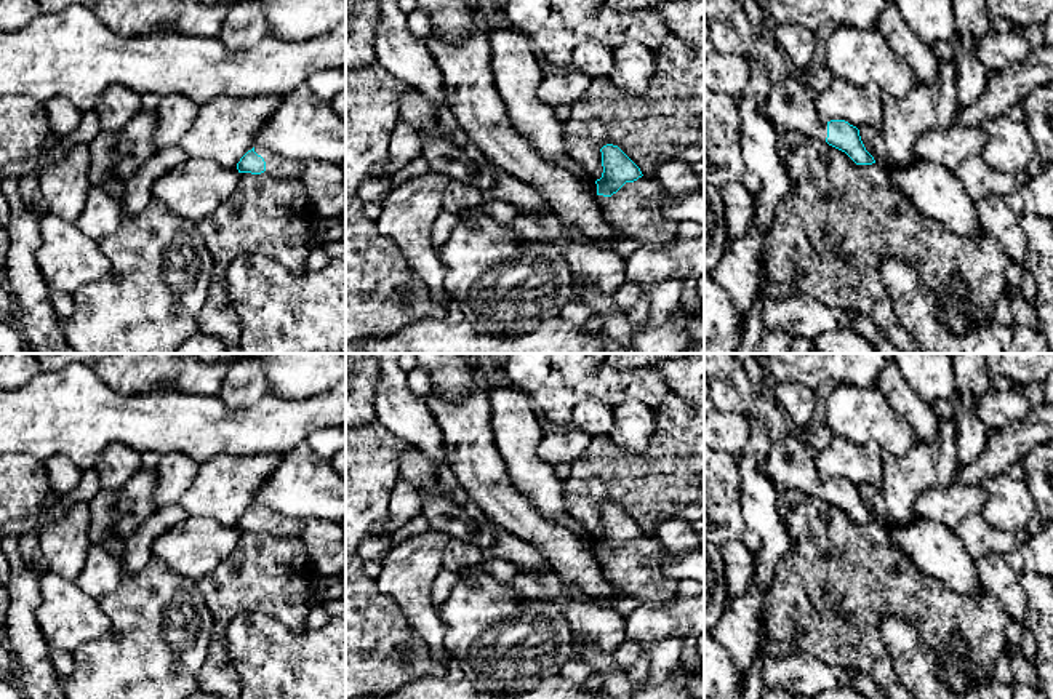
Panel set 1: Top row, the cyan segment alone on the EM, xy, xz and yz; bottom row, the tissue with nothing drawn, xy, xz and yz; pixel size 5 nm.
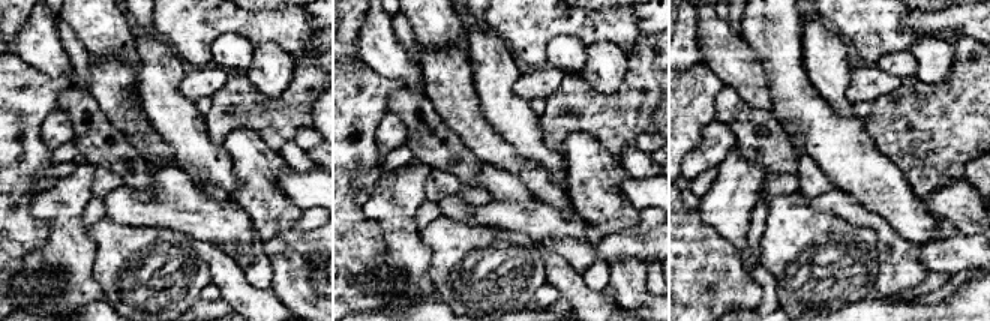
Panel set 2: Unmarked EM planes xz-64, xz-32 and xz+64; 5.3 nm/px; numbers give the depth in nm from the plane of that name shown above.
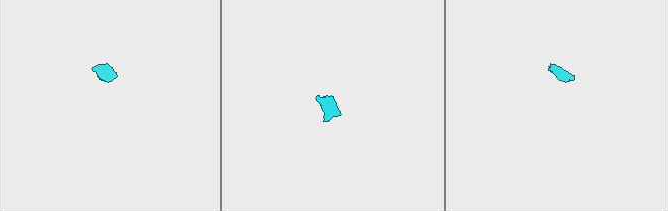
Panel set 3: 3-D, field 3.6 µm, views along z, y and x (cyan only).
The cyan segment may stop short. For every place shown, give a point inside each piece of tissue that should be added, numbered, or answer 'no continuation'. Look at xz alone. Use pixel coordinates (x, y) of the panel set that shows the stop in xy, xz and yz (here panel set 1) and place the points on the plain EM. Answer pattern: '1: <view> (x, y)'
1: xz (636, 570)

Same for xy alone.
1: xy (277, 523)

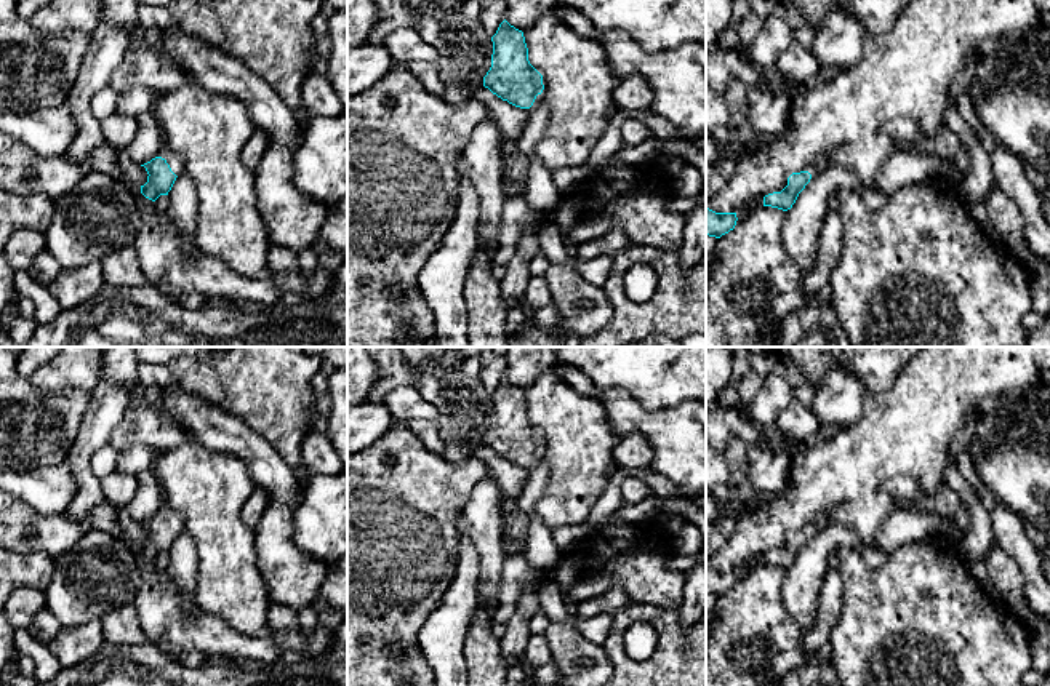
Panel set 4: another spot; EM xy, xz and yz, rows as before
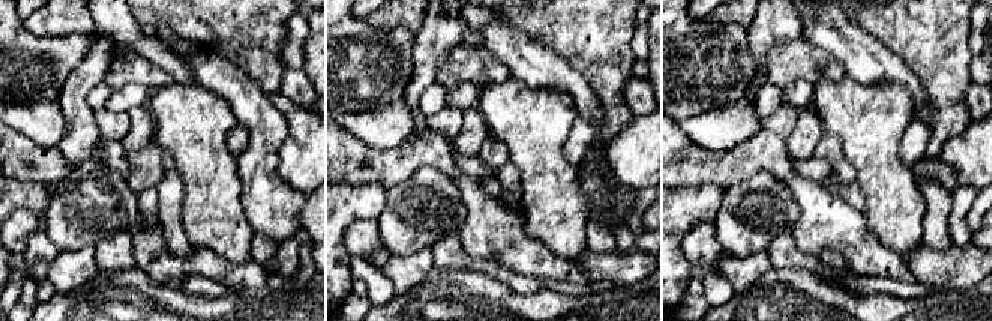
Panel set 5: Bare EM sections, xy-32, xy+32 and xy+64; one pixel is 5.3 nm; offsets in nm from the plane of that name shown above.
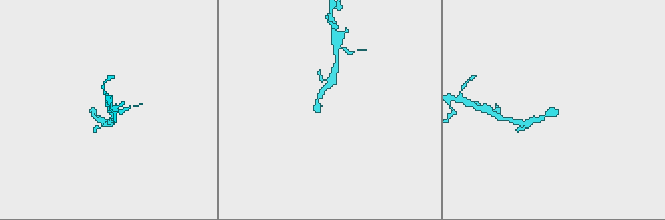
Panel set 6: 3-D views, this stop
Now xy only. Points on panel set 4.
1: xy (175, 518)

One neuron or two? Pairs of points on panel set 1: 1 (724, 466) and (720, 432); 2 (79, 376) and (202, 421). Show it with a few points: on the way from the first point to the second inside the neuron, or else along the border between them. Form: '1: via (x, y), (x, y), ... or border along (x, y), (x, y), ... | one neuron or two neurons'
1: border along (720, 450), (735, 458) | two neurons
2: via (109, 407), (122, 419), (172, 421) | one neuron

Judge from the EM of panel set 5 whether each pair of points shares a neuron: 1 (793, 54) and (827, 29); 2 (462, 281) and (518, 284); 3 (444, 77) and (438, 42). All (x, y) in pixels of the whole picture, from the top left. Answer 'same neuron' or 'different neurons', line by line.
1: different neurons
2: different neurons
3: different neurons

